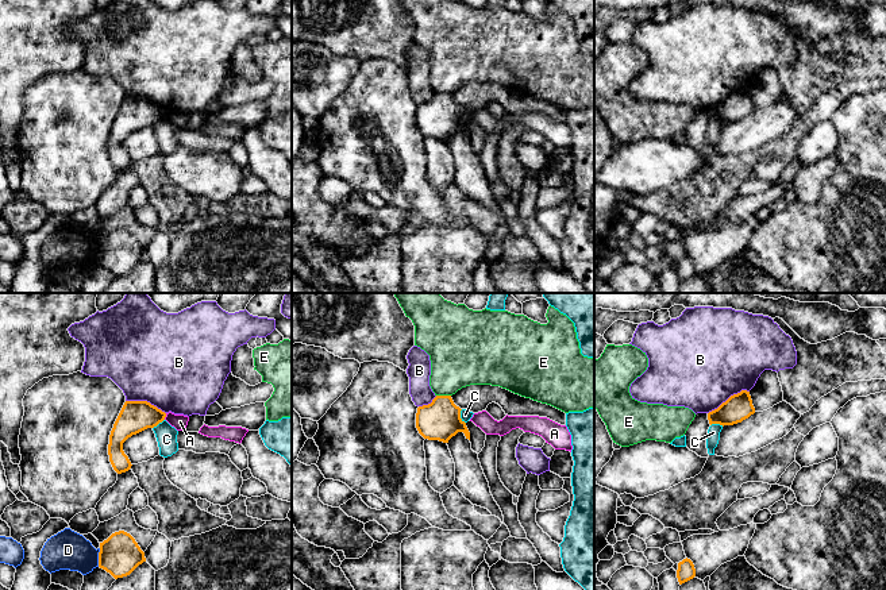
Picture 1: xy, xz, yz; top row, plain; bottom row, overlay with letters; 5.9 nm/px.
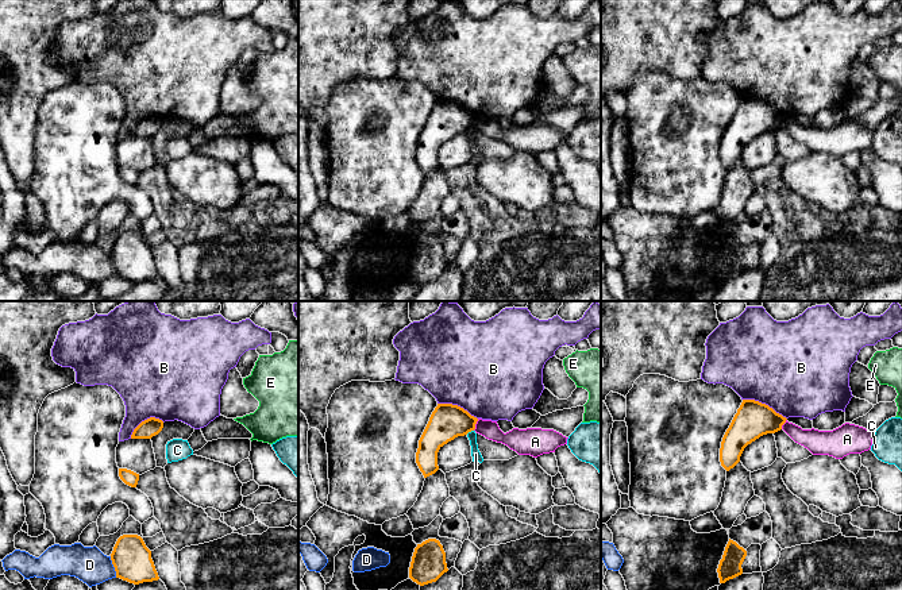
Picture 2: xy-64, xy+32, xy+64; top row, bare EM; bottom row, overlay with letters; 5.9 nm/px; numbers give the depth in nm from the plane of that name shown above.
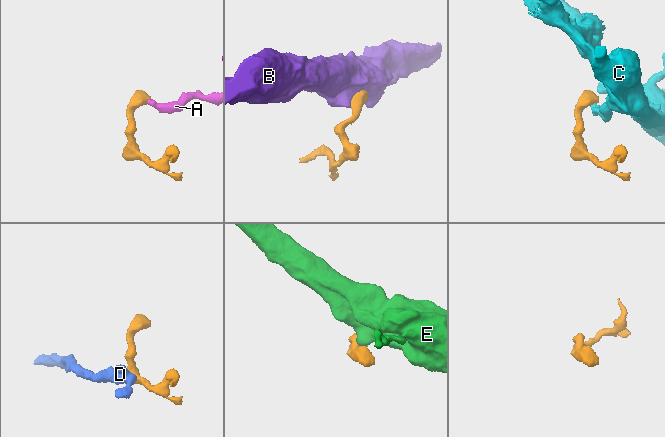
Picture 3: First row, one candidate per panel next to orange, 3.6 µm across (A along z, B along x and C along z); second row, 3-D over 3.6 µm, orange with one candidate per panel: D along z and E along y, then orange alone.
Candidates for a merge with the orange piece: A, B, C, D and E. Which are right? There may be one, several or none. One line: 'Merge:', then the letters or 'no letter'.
Merge: no letter

